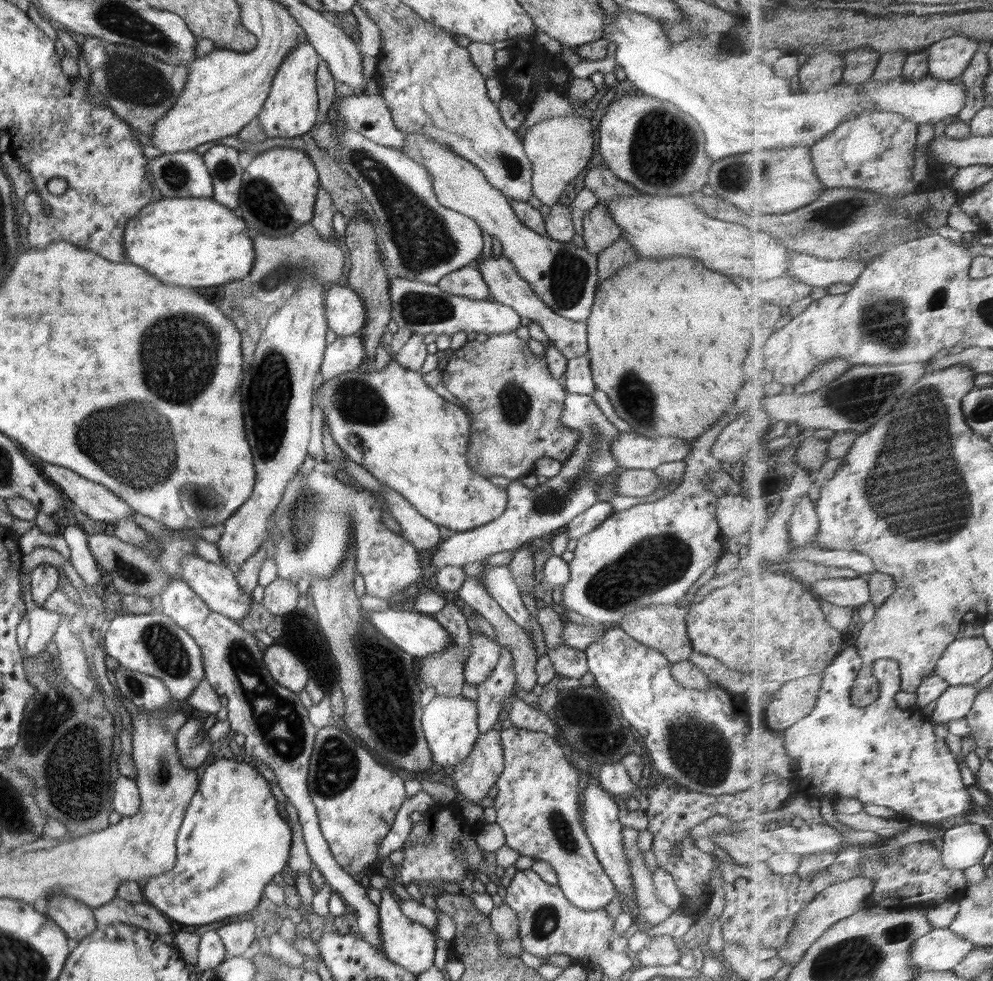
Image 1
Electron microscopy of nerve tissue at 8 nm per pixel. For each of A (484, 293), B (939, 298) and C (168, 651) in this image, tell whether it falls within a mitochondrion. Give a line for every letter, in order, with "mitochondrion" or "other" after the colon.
A: other
B: mitochondrion
C: mitochondrion

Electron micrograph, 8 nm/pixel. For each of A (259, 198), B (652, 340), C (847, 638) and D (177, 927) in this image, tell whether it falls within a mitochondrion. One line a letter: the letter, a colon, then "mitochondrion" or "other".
A: mitochondrion
B: other
C: other
D: other

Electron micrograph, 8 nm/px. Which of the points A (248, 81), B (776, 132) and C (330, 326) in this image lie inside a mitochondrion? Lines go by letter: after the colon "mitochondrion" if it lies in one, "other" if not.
A: other
B: other
C: other

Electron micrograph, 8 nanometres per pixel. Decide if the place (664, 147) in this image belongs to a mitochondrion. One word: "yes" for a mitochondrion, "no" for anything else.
yes

